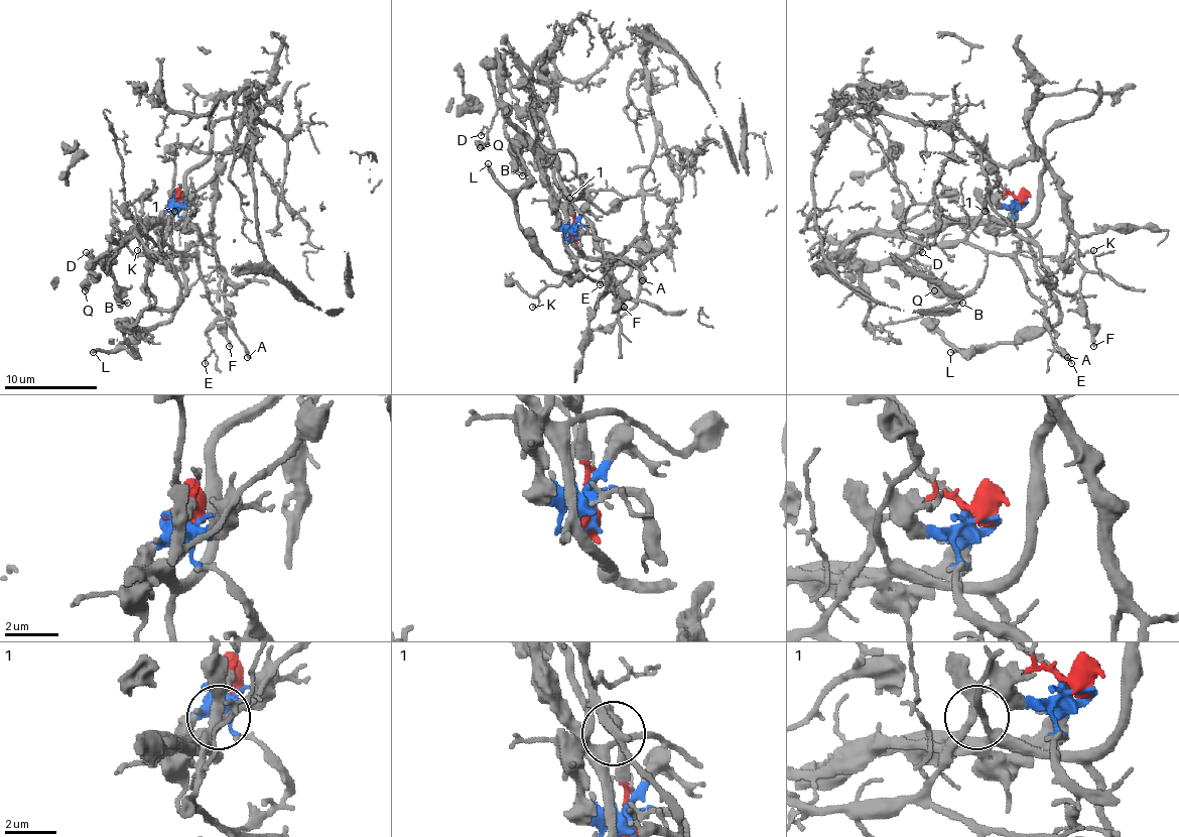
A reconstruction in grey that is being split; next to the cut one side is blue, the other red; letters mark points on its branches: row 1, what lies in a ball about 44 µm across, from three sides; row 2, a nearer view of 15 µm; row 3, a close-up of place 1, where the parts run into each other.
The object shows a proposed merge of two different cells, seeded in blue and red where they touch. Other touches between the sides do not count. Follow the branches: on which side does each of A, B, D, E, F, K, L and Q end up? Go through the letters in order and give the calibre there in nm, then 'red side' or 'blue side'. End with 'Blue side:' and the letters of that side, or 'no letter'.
A: calibre 400 nm; red side
B: calibre 240 nm; blue side
D: calibre 130 nm; blue side
E: calibre 120 nm; red side
F: calibre 240 nm; blue side
K: calibre 150 nm; blue side
L: calibre 240 nm; blue side
Q: calibre 550 nm; blue side
Blue side: B, D, F, K, L, Q

